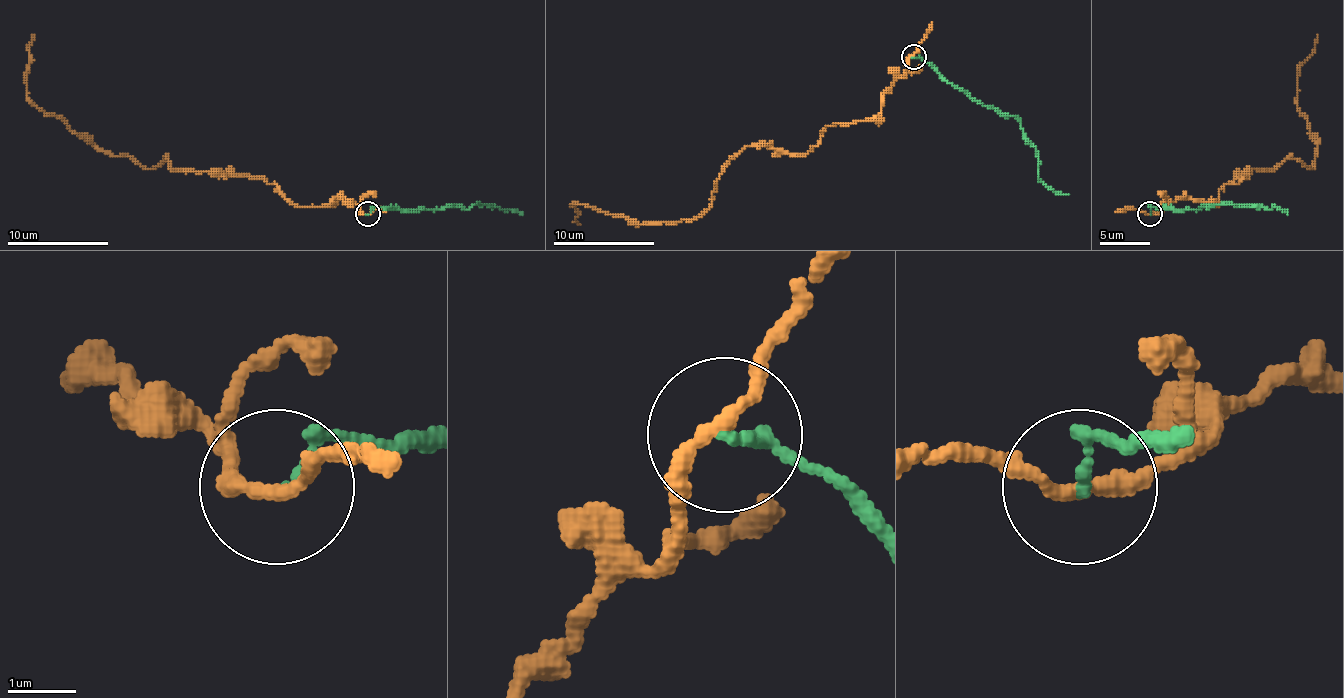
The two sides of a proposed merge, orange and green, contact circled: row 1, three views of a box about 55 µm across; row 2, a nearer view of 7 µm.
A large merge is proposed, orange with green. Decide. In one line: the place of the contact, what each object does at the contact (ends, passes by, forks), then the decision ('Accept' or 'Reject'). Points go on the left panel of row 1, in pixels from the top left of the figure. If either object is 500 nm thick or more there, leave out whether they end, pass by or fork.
Place: (367, 214). At the ring orange passes by. At the ring green ends. Reject

